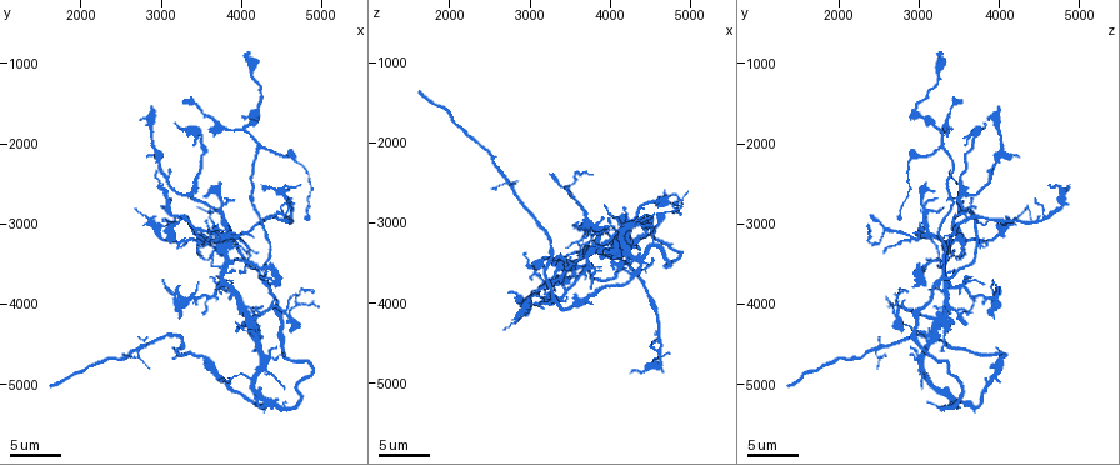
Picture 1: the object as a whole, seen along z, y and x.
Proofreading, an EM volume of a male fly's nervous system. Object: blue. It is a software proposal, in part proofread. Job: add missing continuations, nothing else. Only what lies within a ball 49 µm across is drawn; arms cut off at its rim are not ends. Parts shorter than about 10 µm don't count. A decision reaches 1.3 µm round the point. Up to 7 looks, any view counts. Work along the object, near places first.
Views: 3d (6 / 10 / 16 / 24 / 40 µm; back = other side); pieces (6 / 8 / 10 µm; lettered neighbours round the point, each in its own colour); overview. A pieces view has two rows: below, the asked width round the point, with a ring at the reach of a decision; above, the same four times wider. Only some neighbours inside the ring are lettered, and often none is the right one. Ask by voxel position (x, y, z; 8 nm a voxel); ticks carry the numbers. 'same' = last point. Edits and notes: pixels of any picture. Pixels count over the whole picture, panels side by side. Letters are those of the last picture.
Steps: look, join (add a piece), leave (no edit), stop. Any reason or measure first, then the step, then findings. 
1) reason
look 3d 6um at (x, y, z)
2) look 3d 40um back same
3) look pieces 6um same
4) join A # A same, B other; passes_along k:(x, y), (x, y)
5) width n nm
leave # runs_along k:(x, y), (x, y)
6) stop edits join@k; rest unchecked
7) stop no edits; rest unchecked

free end
look 3d 10um at (4550, 2850, 3450)

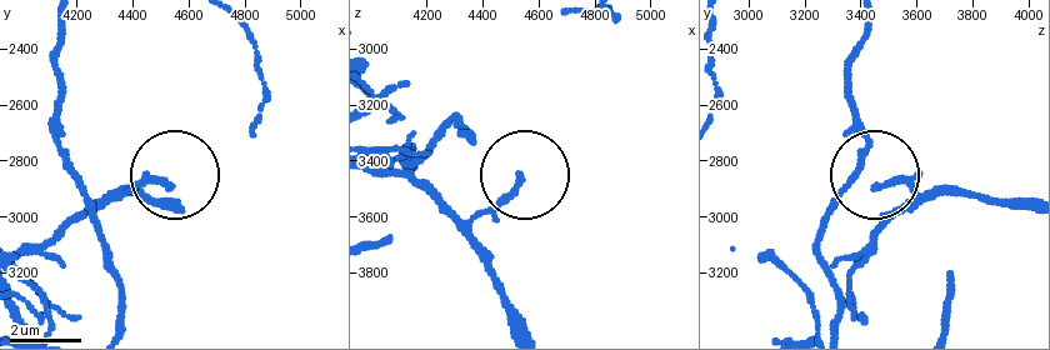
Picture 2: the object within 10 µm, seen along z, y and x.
look pieces 8um at (4540, 2880, 3460)

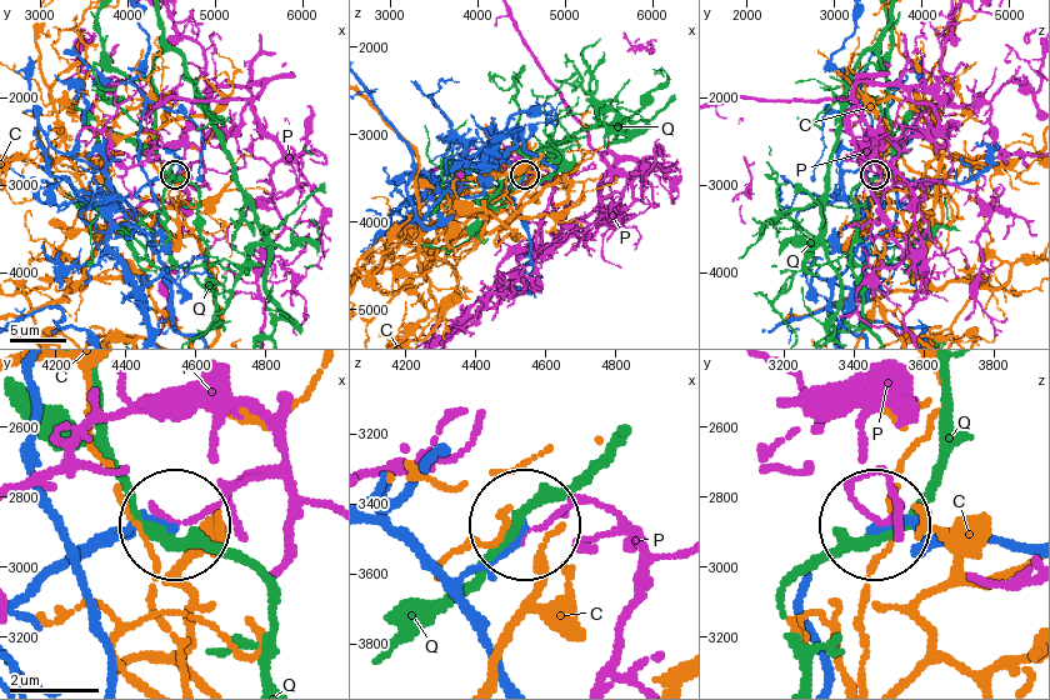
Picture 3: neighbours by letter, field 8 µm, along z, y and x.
width 170 nm
leave # C other, P other, Q other; no lettered piece goes on from it

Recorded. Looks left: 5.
free end
look 3d 10um at (2900, 1600, 4000)

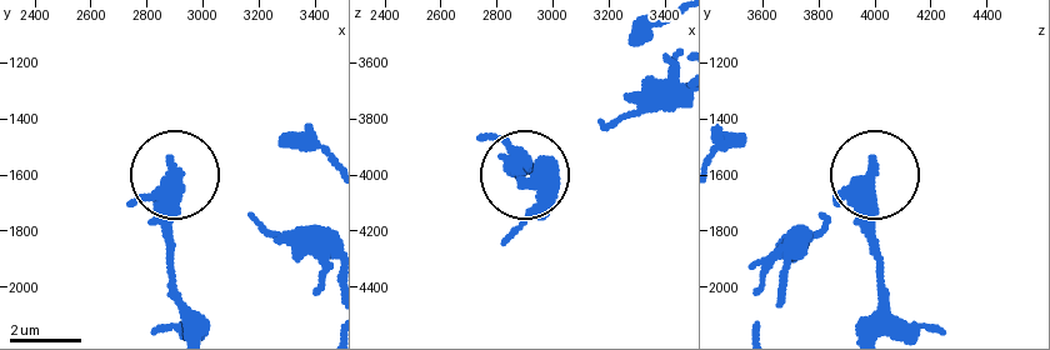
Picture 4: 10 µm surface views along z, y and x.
see the neighbours
look pieces 6um at (2890, 1570, 3980)

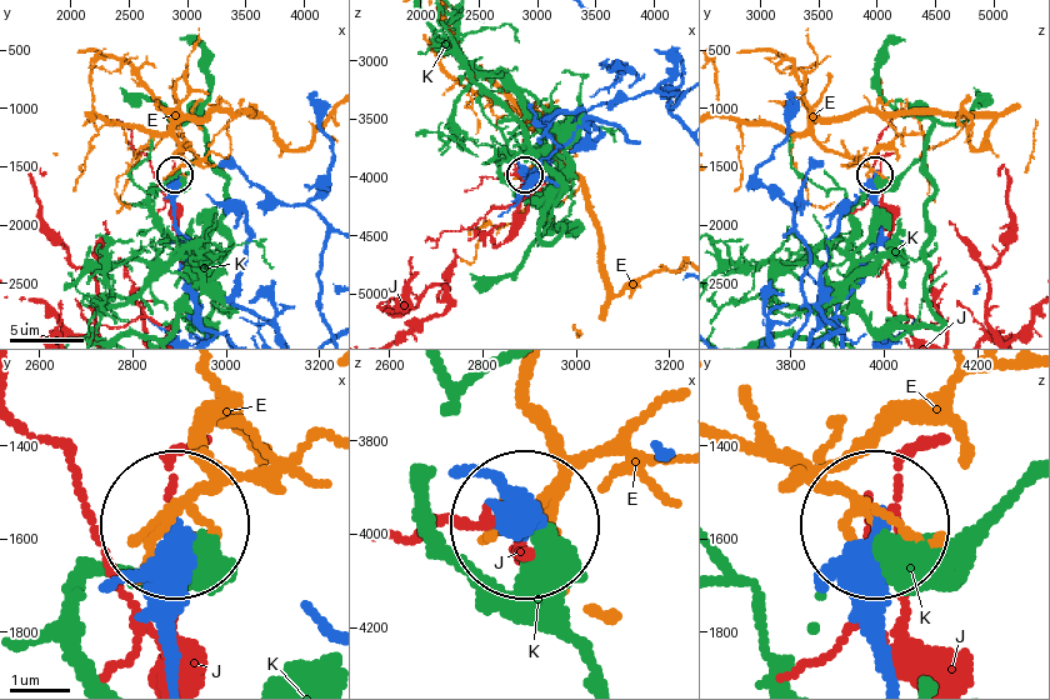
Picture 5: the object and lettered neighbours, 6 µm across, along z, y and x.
leave # E other, J other, K other; runs_along 5:(178, 674), (163, 614), (173, 529); none of them fits

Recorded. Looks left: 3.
an open end
look pieces 10um at (3300, 1450, 3550)

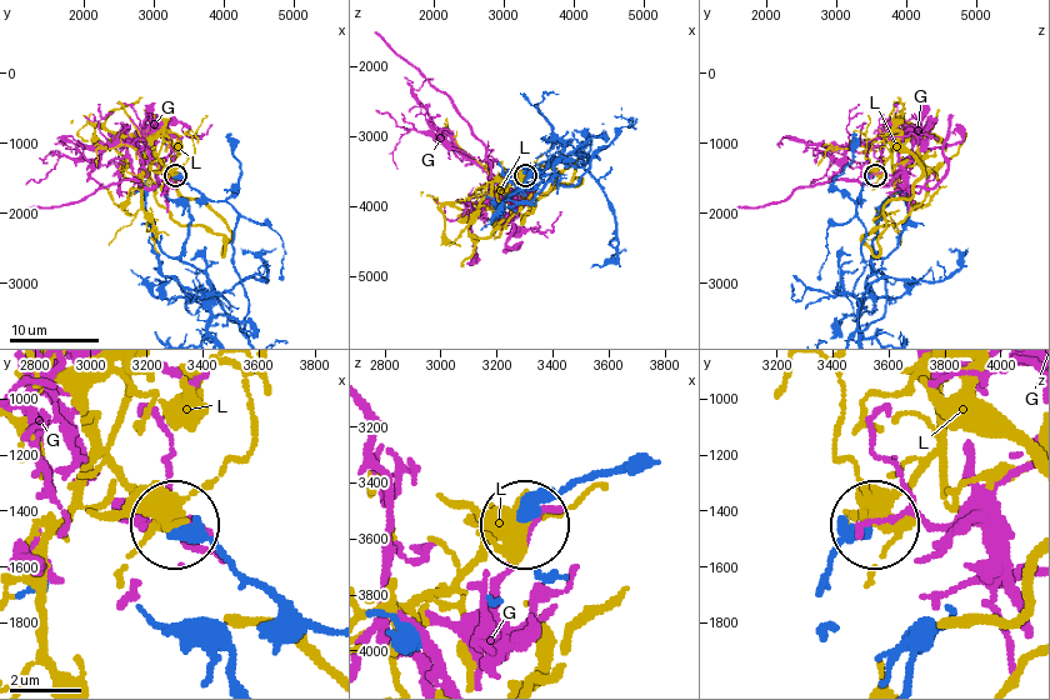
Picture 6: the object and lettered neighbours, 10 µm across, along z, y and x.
width 370 nm
leave # G other, L other; runs_along 6:(626, 463), (581, 474), (521, 519); no lettered piece goes on from it

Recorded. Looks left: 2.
stop no edits; rest unchecked

